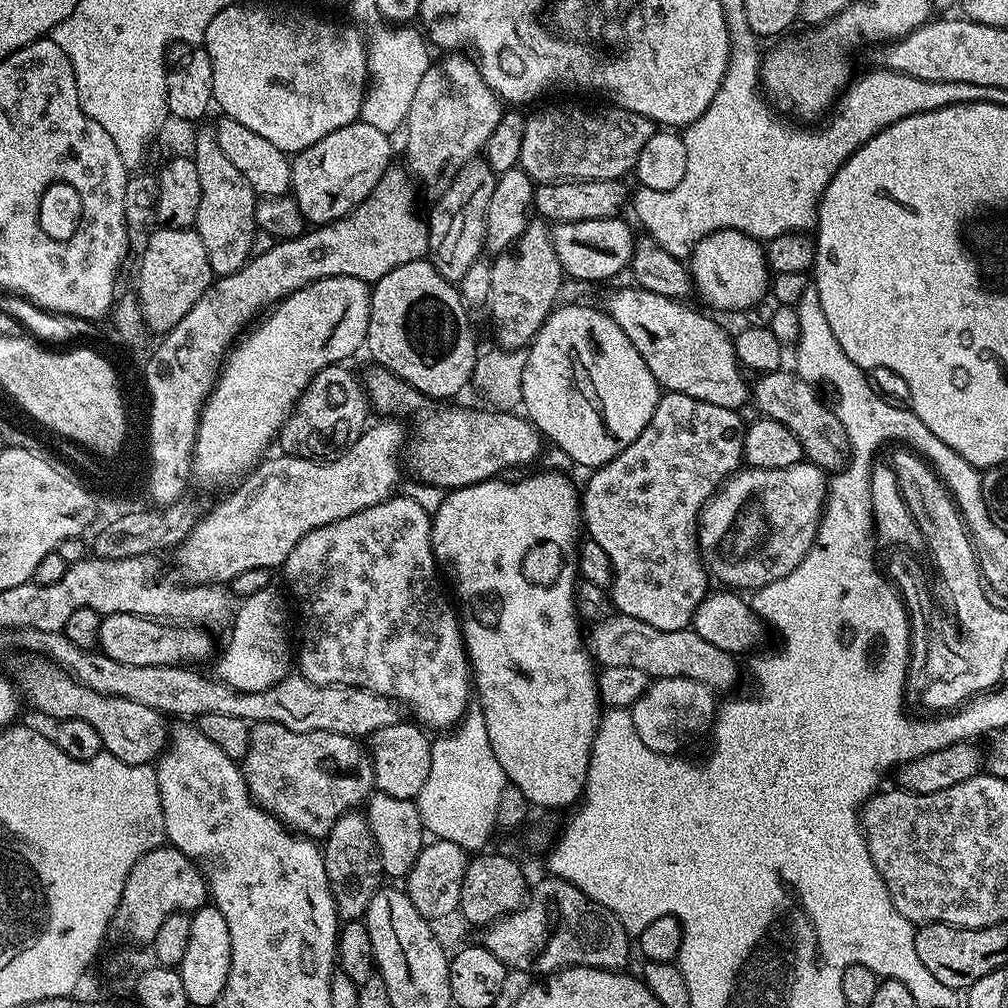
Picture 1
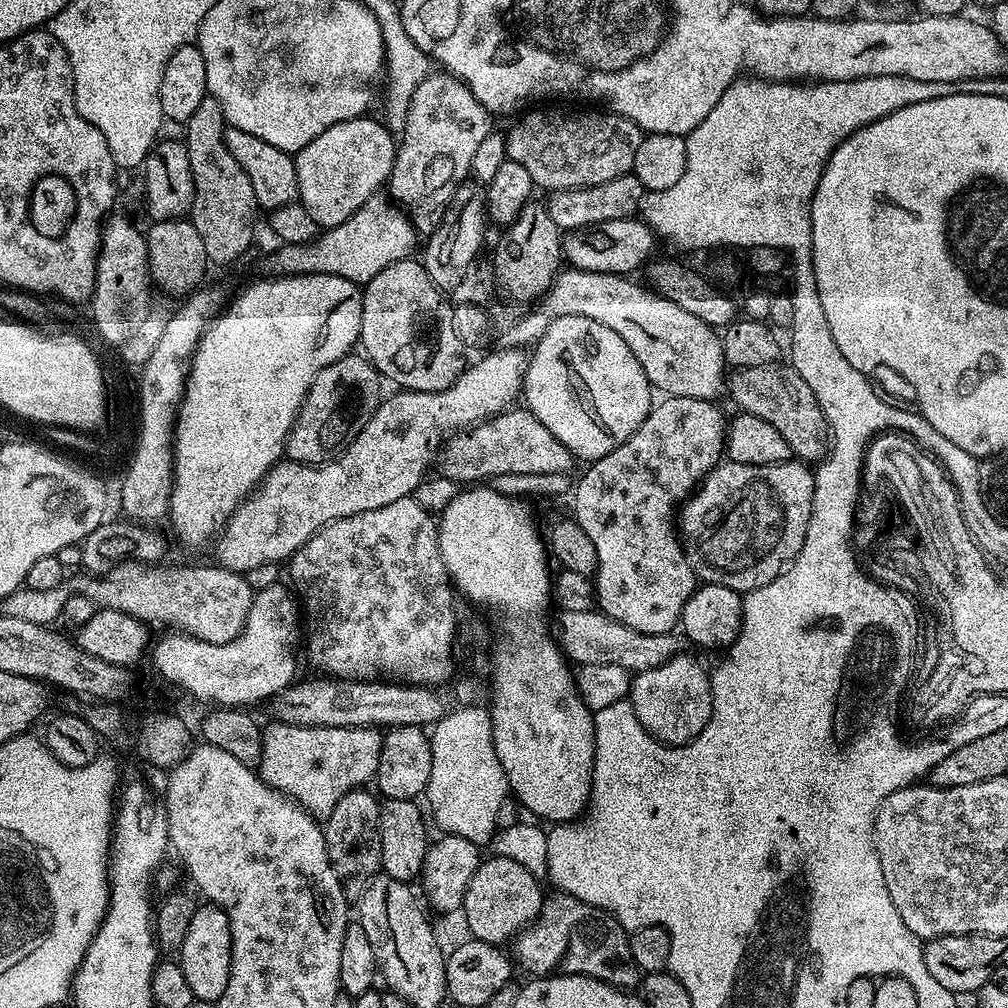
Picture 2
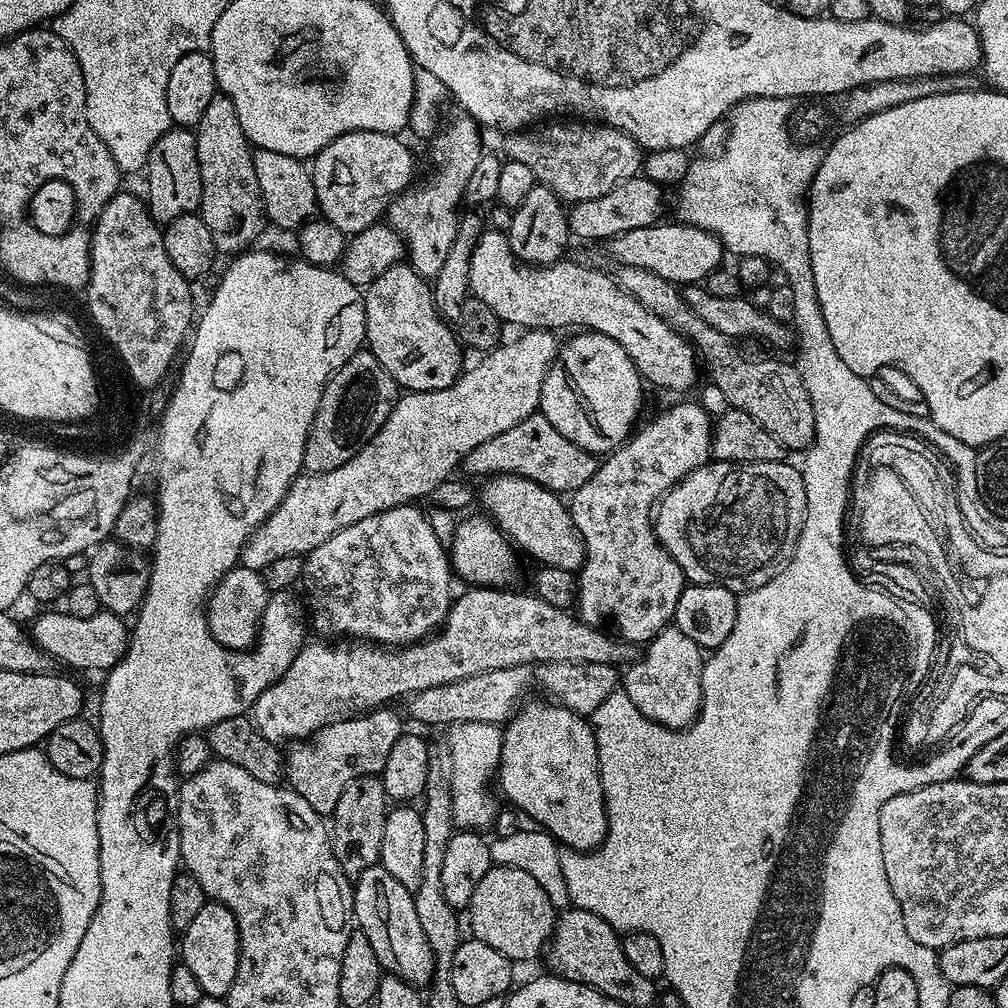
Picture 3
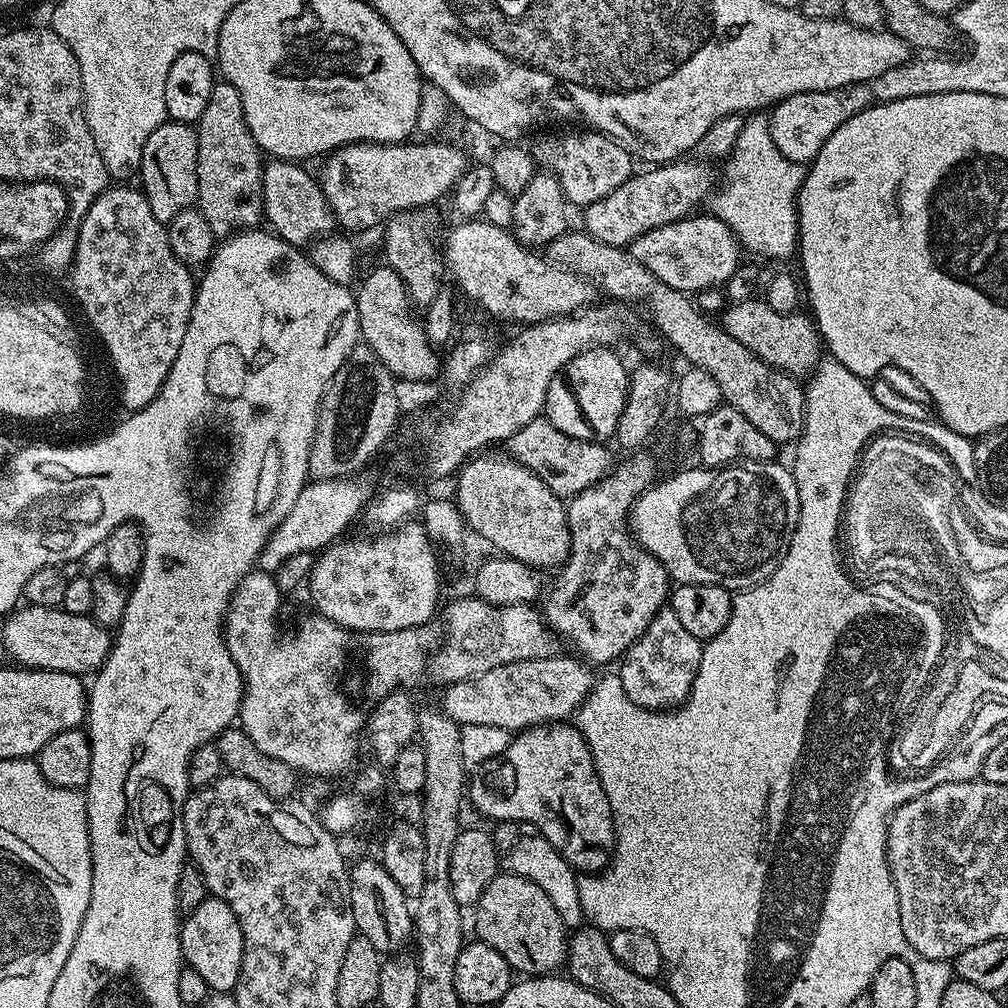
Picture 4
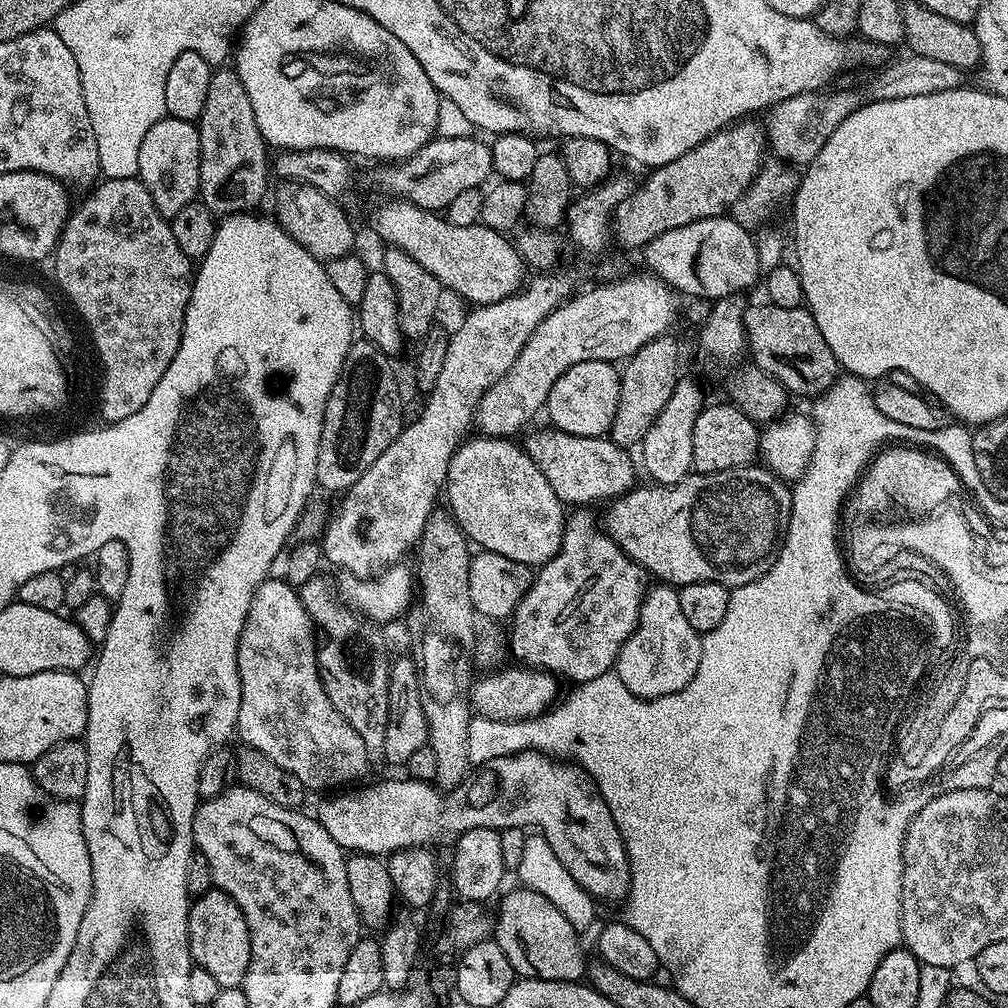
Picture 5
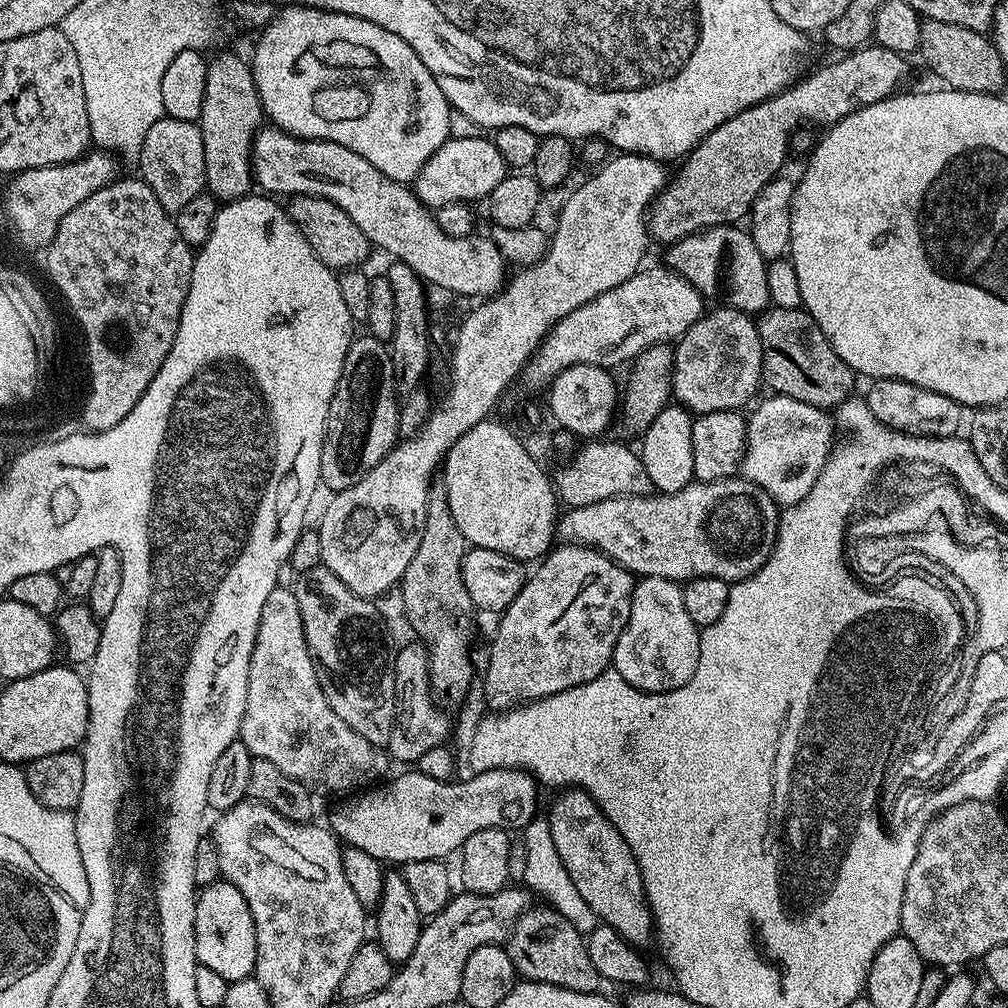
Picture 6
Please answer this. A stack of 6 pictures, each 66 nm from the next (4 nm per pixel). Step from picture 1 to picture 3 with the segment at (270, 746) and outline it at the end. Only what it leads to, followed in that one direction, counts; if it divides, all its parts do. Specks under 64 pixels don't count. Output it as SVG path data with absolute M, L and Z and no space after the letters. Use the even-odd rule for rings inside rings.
M381 706L351 718L335 720L318 729L311 738L289 747L292 749L283 757L287 787L306 798L315 812L332 813L342 790L346 790L351 780L383 773L386 758L390 758L390 750L394 750L394 742L398 742L405 728L392 706Z

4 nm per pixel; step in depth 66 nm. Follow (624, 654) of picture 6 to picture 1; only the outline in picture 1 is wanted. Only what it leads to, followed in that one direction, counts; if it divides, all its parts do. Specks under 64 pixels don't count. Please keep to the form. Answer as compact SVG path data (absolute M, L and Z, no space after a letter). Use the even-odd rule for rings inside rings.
M662 676L653 679L642 698L638 698L630 709L634 730L638 730L638 738L642 738L650 750L667 756L683 753L687 744L694 743L704 731L705 735L713 727L718 711L715 698L713 689L694 678Z

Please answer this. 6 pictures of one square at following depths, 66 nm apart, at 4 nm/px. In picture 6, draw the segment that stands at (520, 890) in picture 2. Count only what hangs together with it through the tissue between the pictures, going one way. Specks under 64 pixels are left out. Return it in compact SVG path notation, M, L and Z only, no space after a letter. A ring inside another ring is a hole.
M551 906L529 907L512 927L512 935L506 941L510 962L524 980L537 980L539 984L553 984L578 994L599 993L601 976L590 962L586 936L574 928Z

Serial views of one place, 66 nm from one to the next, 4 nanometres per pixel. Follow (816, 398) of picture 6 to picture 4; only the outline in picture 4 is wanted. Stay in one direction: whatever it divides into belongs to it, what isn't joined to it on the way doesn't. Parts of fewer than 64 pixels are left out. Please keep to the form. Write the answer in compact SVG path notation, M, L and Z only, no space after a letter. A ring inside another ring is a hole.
M764 298L729 303L726 308L722 319L724 332L742 342L762 362L797 378L807 378L816 371L822 359L822 337L811 315L803 316L800 310L778 313Z

